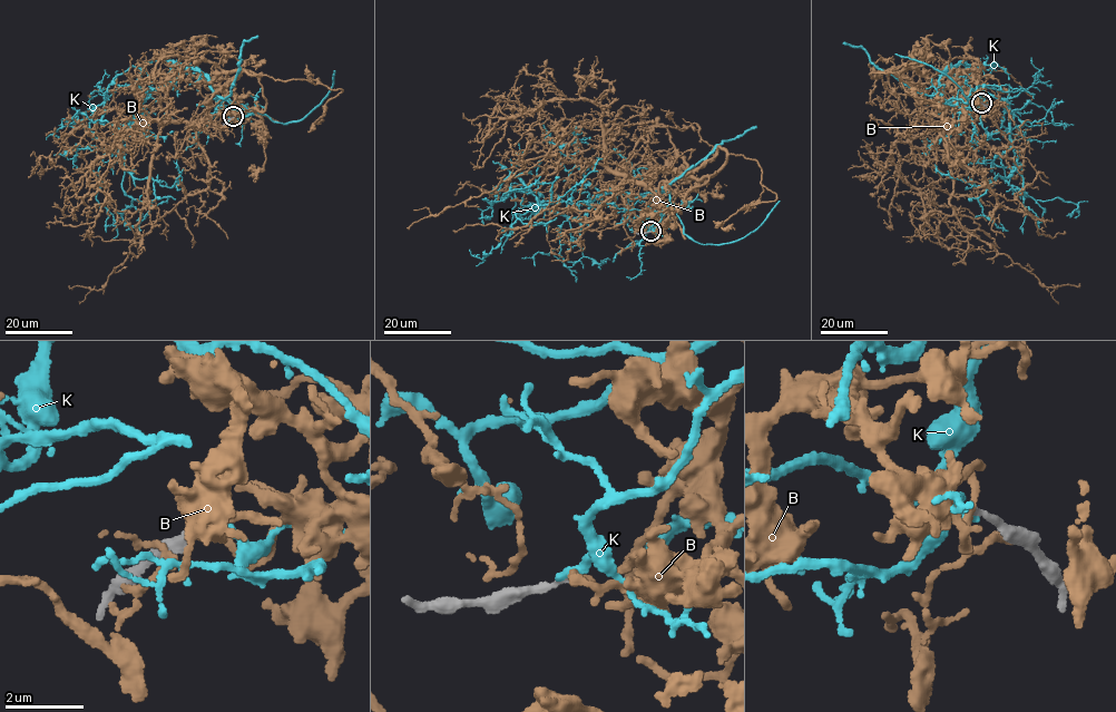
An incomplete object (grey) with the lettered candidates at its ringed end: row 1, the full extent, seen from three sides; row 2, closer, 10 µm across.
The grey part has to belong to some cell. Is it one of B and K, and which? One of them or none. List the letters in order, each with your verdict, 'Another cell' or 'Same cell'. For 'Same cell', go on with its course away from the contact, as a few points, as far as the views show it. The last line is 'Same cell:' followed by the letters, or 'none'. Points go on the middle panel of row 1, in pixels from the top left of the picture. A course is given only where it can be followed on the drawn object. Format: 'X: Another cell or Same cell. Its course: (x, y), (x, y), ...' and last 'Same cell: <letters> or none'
B: Another cell
K: Same cell. Its course: (649, 231), (675, 206), (663, 186), (604, 192), (580, 218), (531, 211), (552, 202), (550, 183), (512, 187)
Same cell: K

